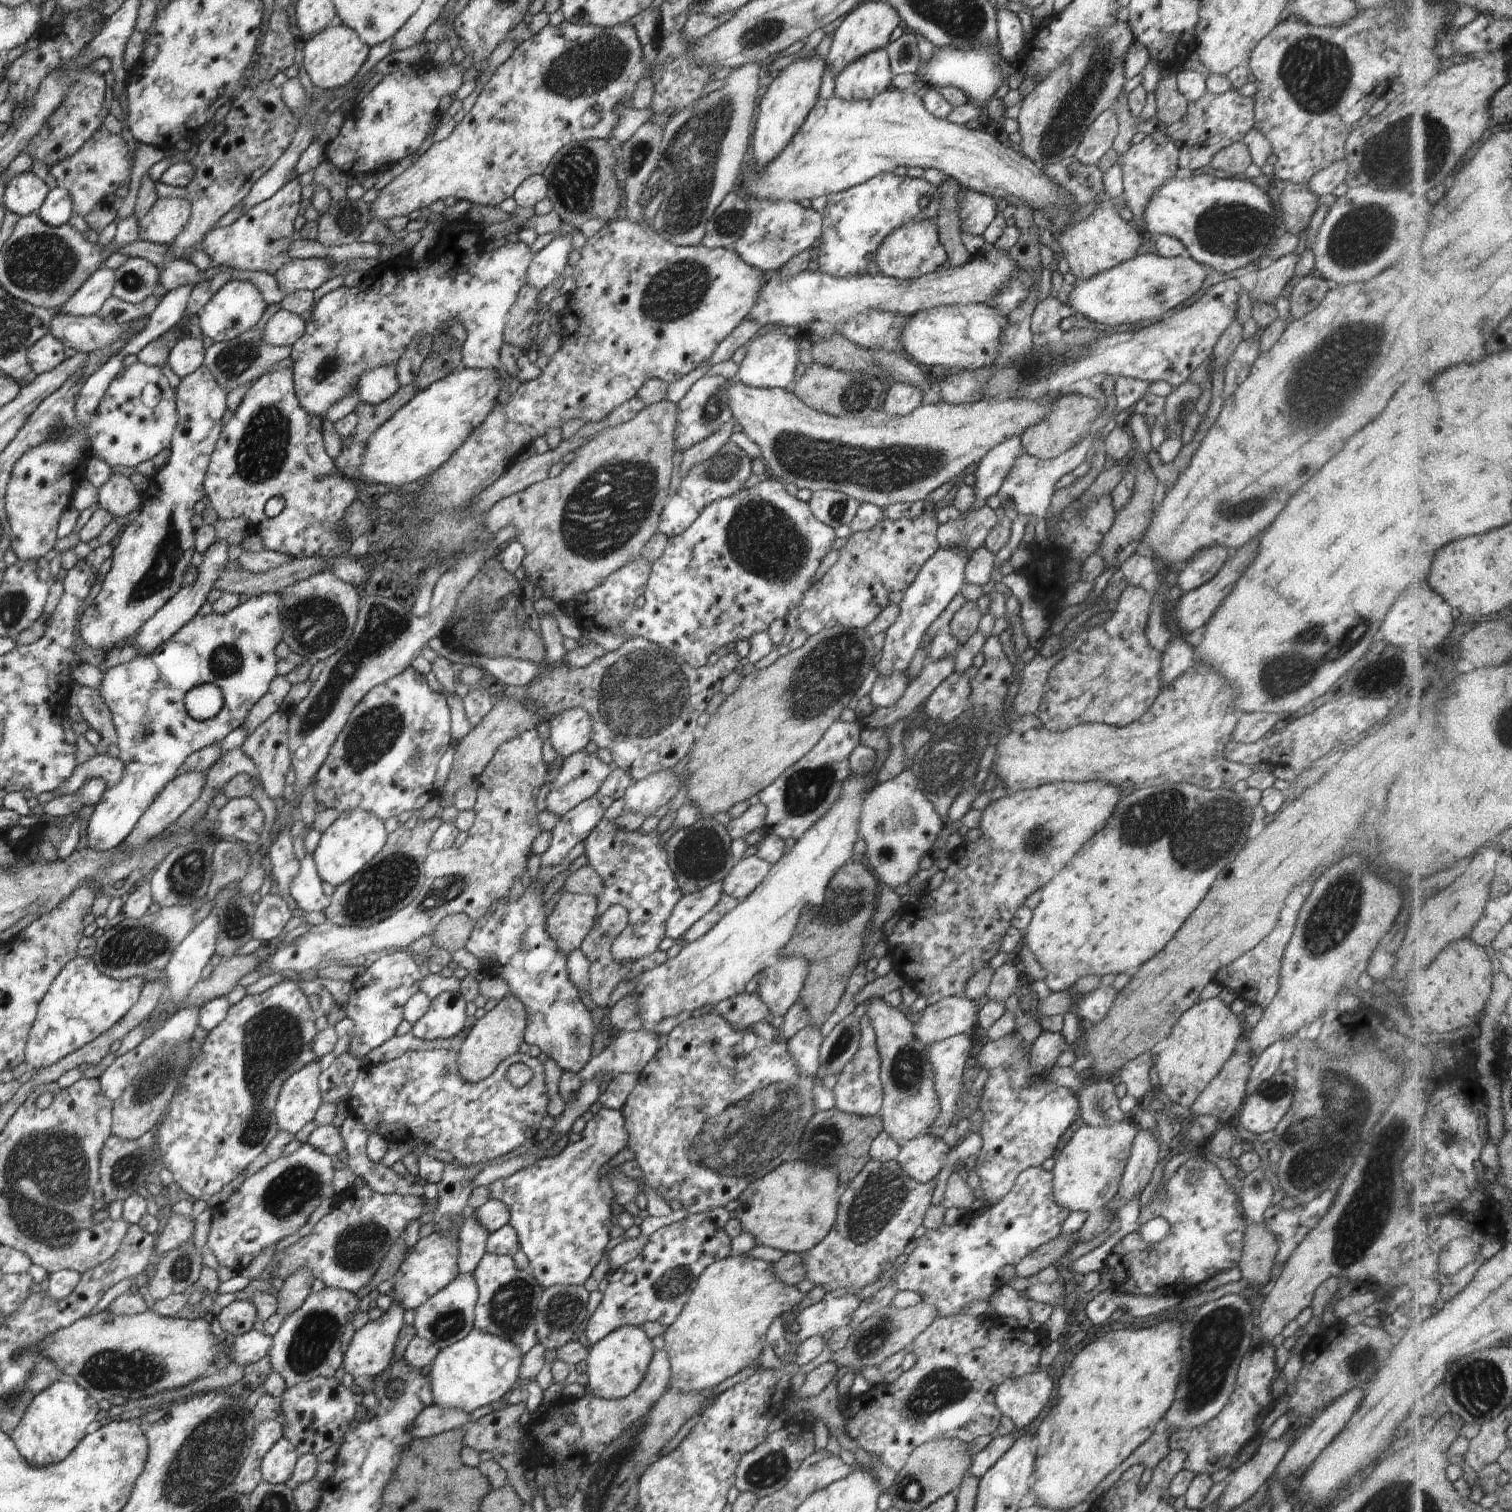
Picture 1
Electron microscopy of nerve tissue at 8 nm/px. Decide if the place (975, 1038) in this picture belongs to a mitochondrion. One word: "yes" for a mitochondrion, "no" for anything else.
no

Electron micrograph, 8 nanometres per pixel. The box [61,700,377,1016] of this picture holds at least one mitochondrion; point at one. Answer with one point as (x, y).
(133, 946)

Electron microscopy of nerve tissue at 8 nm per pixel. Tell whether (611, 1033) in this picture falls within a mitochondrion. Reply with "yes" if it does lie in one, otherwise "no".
no

